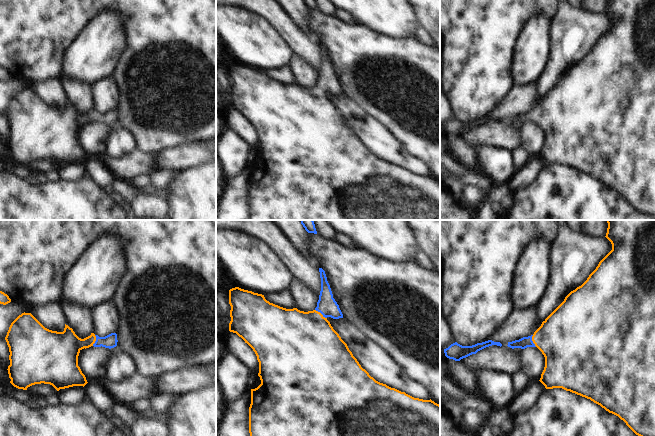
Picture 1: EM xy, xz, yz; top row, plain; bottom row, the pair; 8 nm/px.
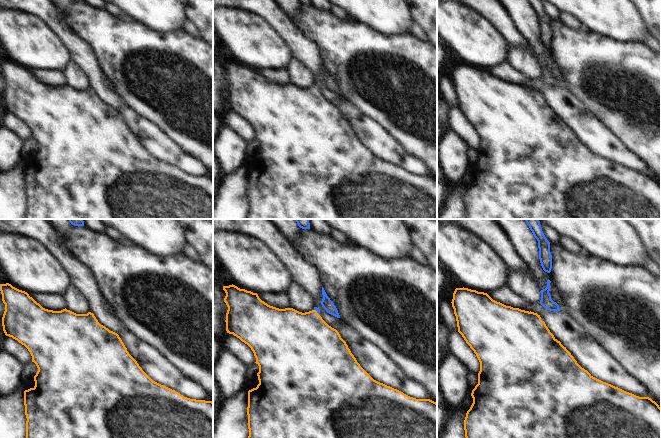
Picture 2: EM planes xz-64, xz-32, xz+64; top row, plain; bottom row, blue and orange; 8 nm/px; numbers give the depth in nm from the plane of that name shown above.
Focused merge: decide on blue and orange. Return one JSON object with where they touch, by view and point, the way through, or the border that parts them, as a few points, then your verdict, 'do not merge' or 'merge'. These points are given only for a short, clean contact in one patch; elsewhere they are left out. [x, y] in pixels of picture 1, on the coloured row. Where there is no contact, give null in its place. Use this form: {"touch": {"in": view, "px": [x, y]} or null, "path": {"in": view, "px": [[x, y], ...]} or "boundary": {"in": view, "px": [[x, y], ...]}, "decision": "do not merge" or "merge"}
{"touch": {"in": "xz", "px": [321, 313]}, "path": {"in": "xz", "px": [[327, 306], [321, 313], [306, 340]]}, "decision": "merge"}

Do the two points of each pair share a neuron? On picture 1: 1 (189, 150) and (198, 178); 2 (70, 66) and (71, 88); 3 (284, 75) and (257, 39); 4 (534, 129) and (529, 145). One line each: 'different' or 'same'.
1: different
2: different
3: different
4: same

